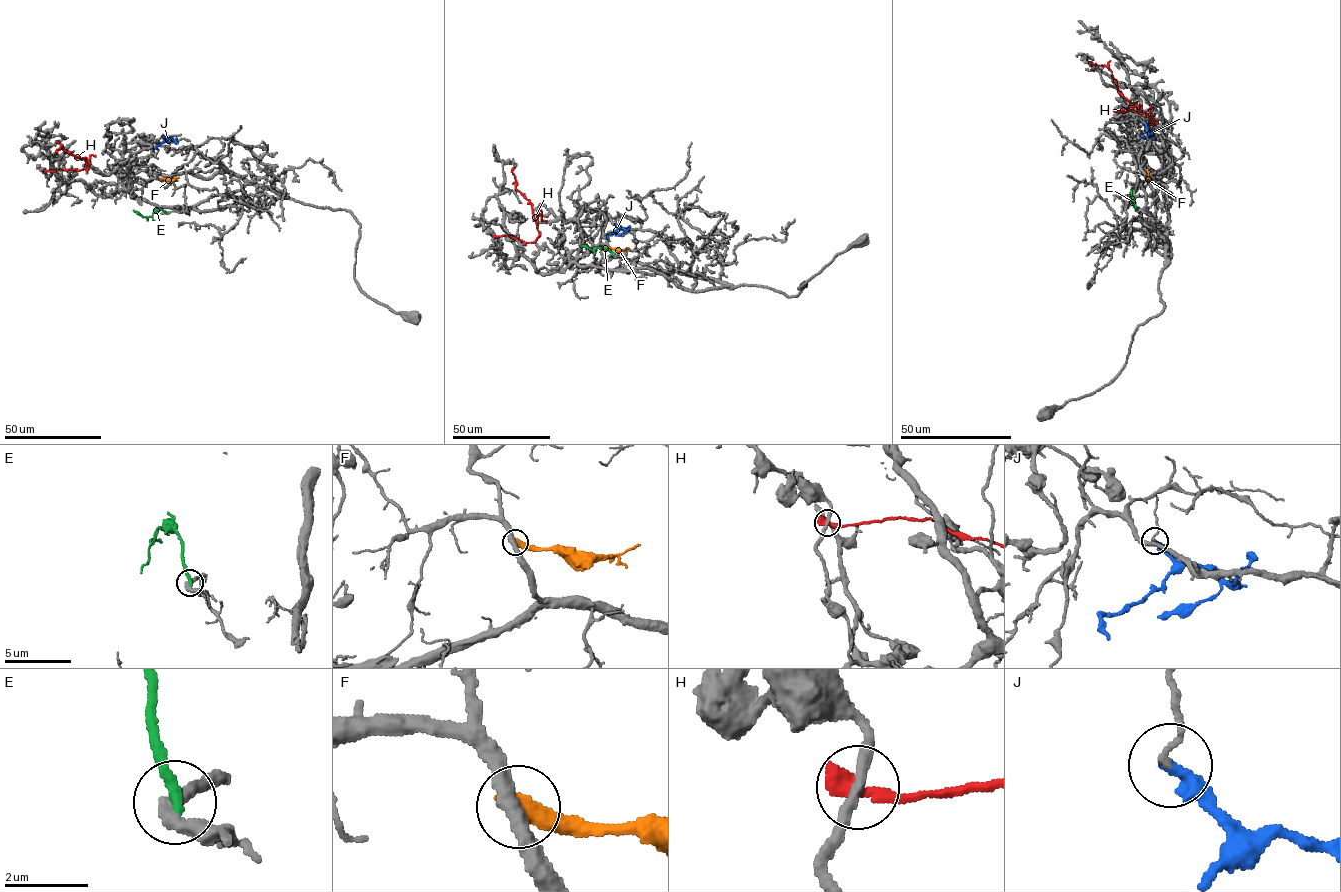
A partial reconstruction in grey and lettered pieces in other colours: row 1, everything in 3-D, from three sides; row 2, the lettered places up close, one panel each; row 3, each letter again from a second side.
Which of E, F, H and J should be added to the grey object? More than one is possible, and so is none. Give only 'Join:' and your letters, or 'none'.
Join: none

